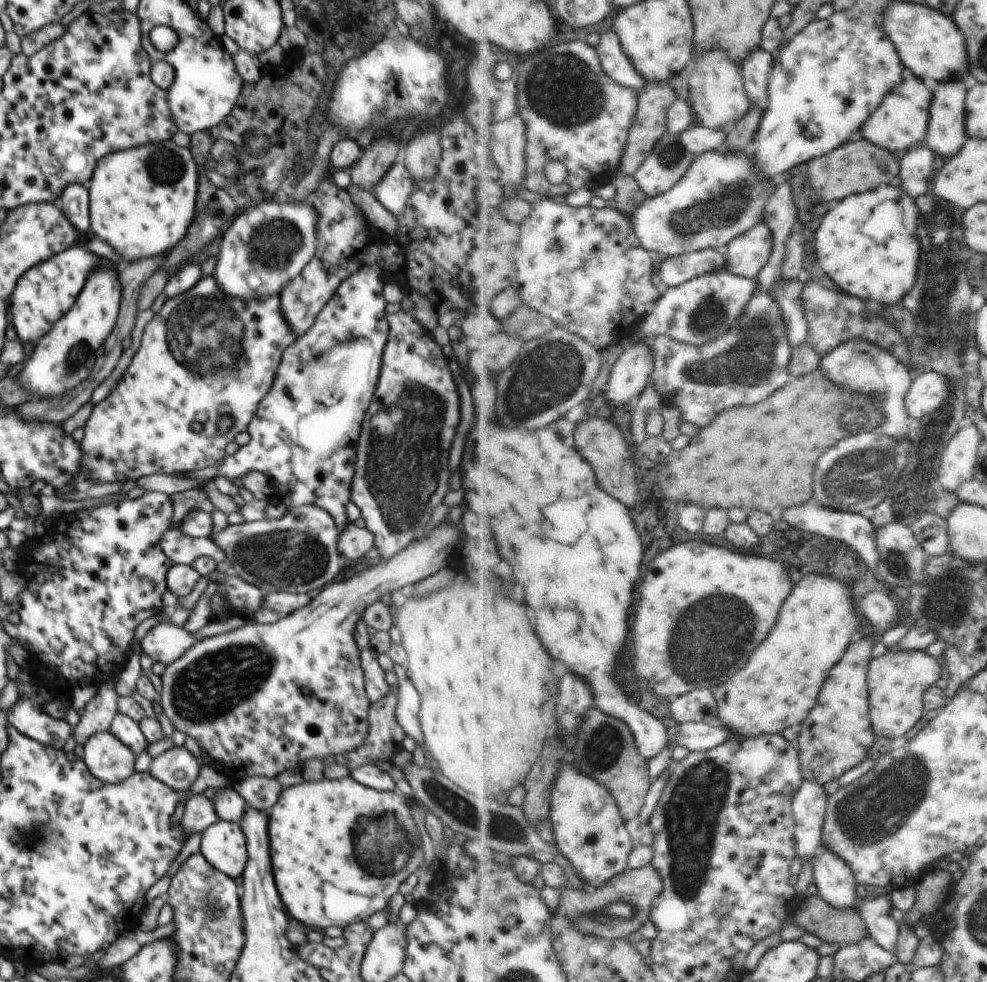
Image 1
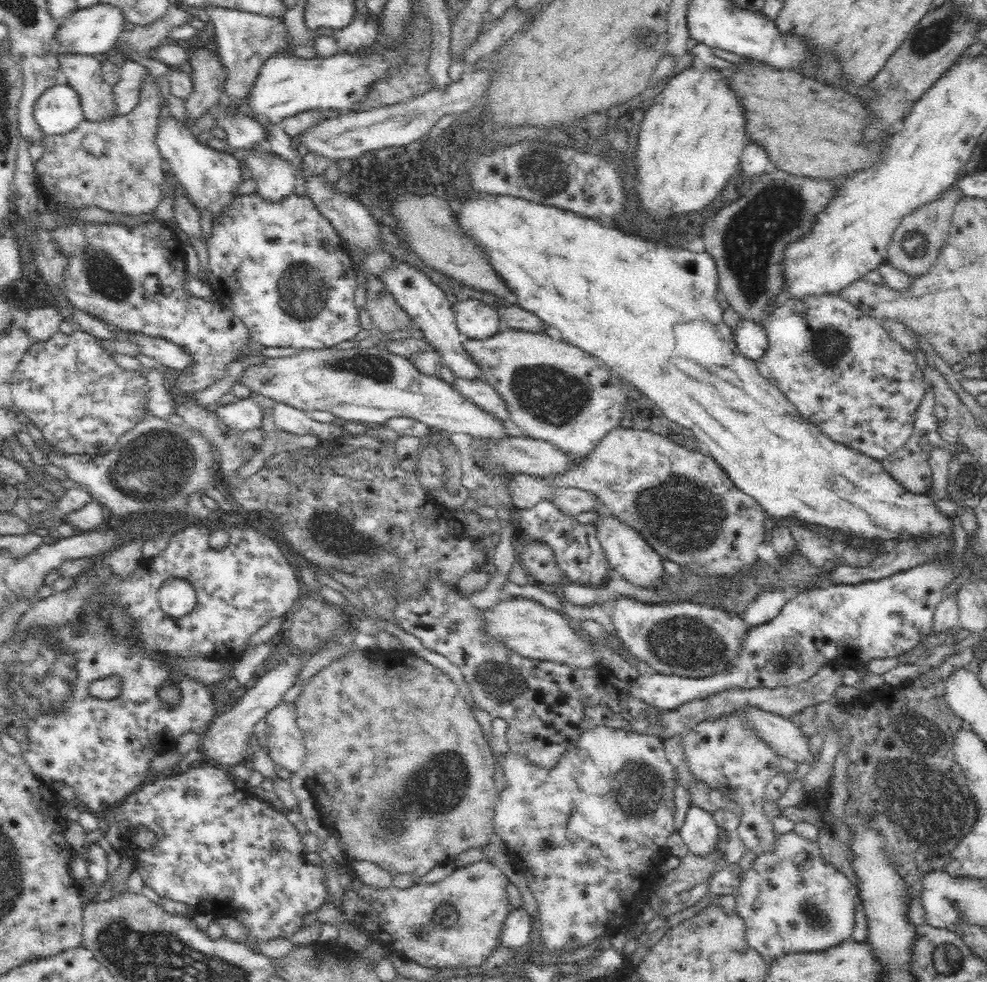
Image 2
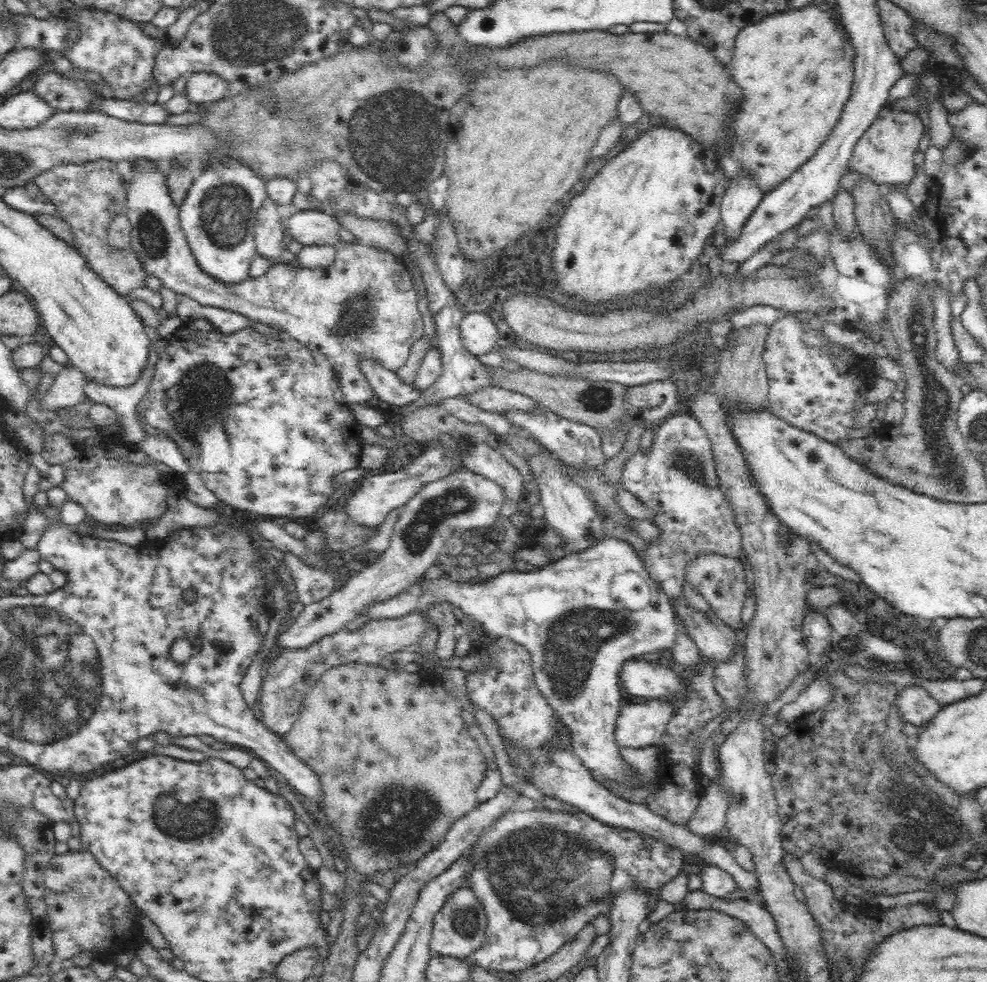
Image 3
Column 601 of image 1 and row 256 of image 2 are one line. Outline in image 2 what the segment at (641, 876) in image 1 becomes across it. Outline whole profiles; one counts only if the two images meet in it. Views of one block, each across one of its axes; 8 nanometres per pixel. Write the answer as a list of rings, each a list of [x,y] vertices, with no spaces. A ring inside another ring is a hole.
[[[958,181],[953,182],[940,197],[924,203],[906,216],[895,230],[893,242],[888,246],[887,260],[901,274],[918,276],[936,263],[939,250],[948,238],[956,206],[965,197]]]

